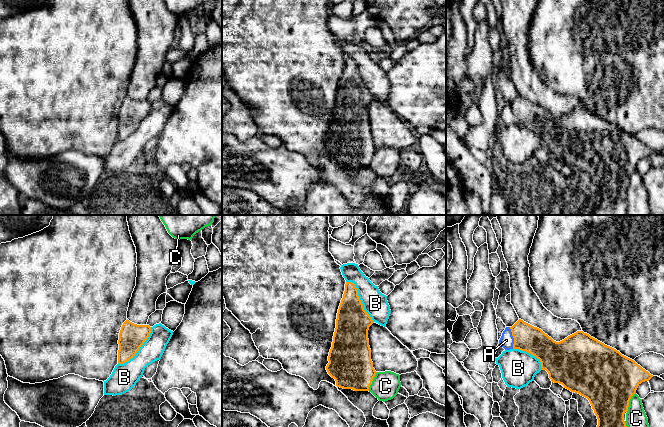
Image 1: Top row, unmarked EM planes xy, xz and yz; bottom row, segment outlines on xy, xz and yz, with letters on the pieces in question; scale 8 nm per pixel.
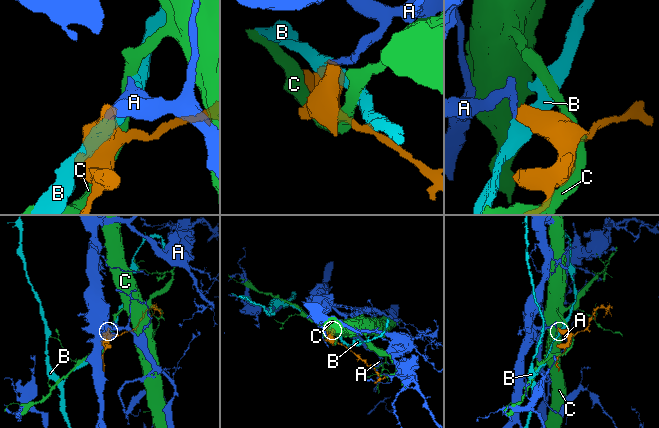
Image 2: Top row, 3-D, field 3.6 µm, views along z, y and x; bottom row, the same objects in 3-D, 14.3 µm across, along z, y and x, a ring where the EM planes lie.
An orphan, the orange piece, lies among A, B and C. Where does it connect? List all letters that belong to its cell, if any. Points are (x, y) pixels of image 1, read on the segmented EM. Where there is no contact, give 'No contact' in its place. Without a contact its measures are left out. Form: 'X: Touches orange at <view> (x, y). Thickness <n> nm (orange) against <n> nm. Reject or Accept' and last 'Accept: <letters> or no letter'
A: Touches orange at yz (513, 337). Thickness 220 nm (orange) against 110 nm. Accept
B: Touches orange at xz (359, 299). Thickness 280 nm (orange) against 200 nm. Reject
C: Touches orange at yz (628, 402). Thickness 460 nm (orange) against 160 nm. Reject
Accept: A

